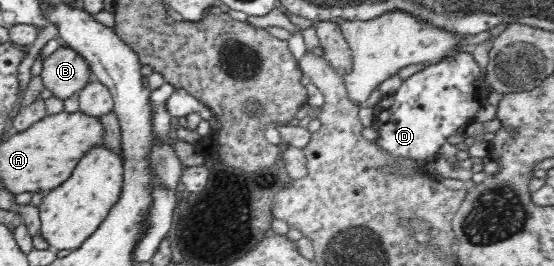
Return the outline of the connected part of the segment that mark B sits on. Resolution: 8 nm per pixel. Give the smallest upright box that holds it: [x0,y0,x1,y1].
[40,44,90,100]

